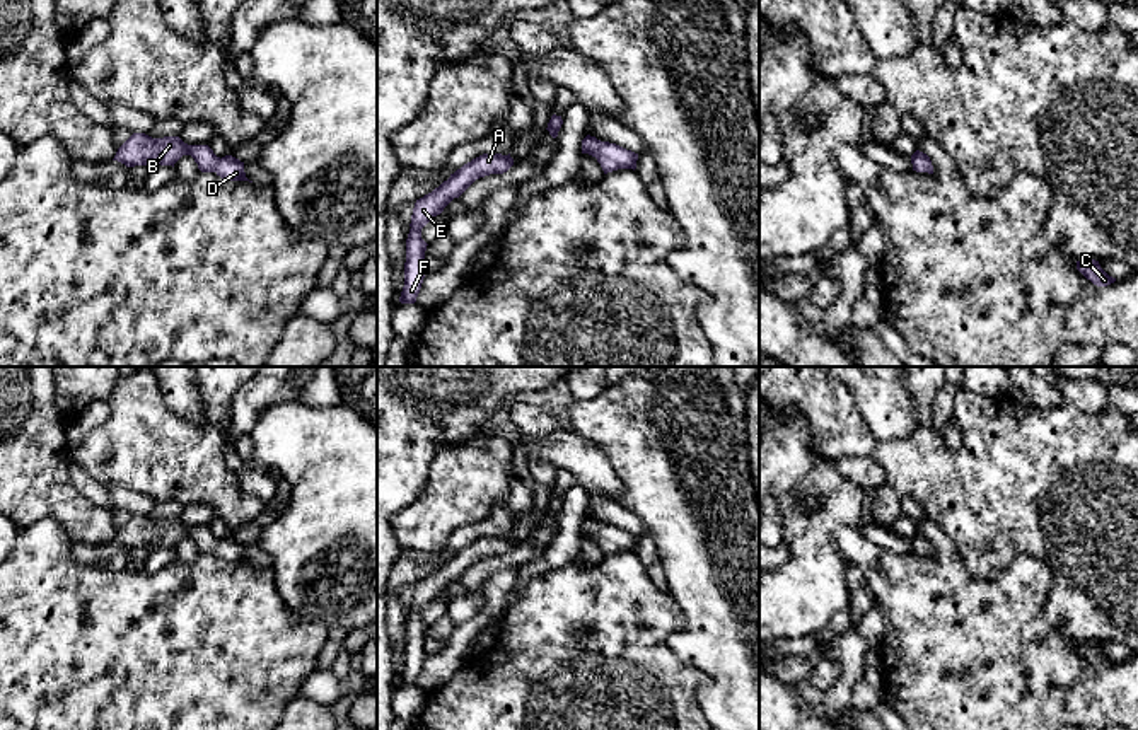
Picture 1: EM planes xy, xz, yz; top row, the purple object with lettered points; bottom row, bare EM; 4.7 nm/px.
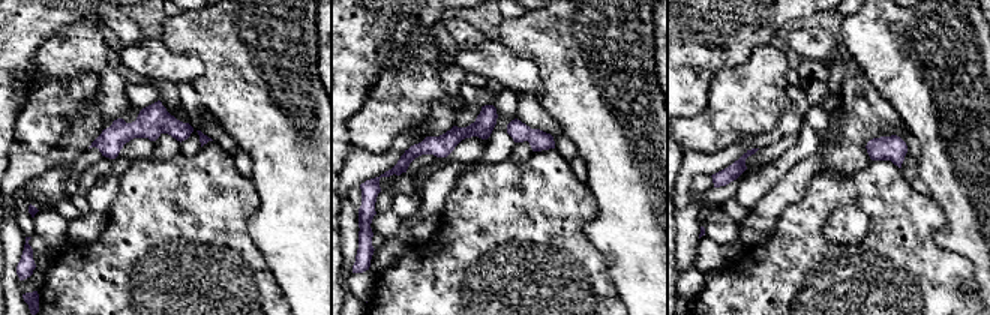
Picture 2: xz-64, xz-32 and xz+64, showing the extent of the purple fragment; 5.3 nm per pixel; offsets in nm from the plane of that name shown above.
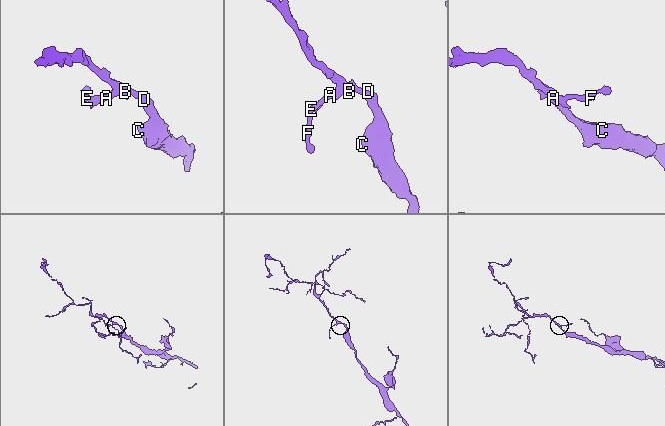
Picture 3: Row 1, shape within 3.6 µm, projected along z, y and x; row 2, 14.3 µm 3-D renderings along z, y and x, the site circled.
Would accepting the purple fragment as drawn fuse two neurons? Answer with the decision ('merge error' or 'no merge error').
no merge error

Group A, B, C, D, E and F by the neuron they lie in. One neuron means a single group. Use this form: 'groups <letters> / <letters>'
groups A B C D E F

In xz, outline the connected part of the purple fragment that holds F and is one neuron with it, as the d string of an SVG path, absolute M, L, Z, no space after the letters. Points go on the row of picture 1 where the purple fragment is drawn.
M483 154L457 169L432 193L416 200L409 234L406 239L404 287L399 297L401 304L415 304L420 293L425 268L427 242L421 239L421 229L454 200L459 198L476 179L490 174L503 174L514 165L514 159L502 154Z

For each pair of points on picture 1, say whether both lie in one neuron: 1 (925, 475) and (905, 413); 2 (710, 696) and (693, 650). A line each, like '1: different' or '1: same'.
1: different
2: same

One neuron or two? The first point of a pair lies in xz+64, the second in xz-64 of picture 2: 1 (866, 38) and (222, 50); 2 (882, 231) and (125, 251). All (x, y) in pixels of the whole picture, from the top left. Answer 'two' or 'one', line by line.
1: one
2: one

